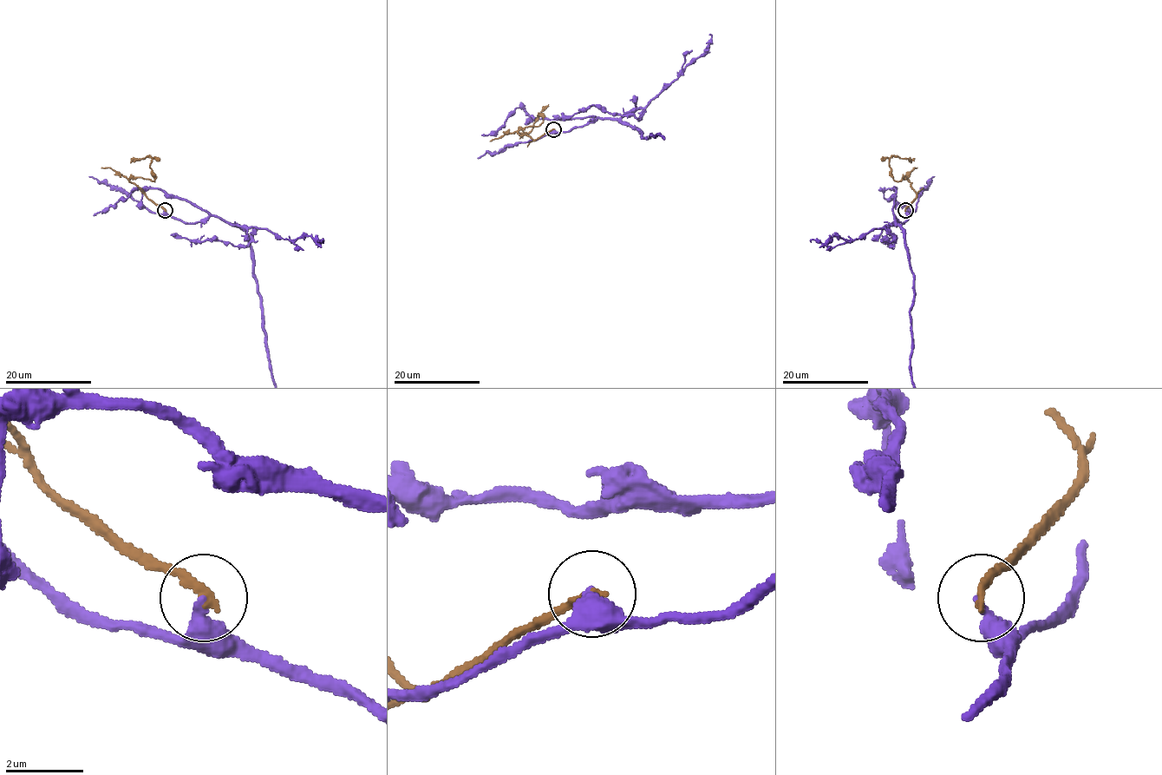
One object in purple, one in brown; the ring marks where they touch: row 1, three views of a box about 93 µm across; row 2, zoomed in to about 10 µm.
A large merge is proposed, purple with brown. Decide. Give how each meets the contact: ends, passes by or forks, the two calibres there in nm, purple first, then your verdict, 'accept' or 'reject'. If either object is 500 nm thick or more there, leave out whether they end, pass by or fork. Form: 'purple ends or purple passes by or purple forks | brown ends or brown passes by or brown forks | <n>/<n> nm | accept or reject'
purple ends | brown ends | 420/240 nm | reject

